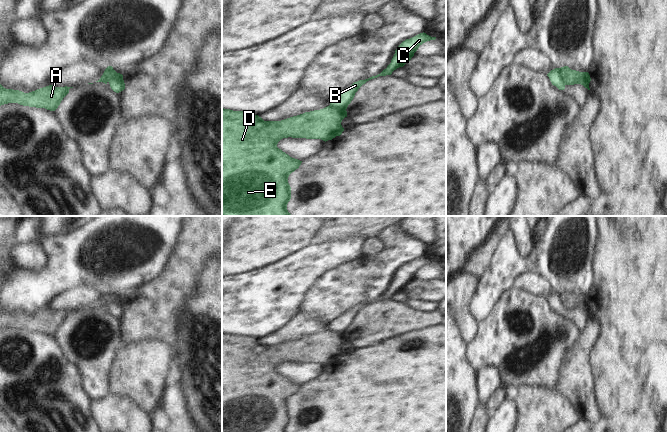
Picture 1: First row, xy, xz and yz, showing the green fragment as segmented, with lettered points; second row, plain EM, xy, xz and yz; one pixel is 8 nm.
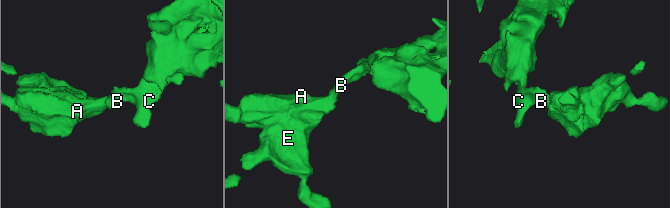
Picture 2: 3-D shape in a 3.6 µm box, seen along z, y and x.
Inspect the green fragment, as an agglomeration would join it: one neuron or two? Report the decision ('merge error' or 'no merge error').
merge error

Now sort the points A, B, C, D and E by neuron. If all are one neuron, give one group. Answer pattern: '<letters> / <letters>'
A D E / B C

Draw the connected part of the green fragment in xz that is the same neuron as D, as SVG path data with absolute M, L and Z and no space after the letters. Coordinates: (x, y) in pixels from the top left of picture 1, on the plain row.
M331 329L293 340L281 345L264 345L258 339L222 332L222 432L287 432L291 423L289 399L299 392L302 385L290 381L277 371L283 362L306 362L332 364L344 355L342 344L347 341L346 333Z

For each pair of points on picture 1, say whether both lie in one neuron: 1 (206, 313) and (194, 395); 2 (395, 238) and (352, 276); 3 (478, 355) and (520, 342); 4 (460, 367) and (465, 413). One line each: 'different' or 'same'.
1: same
2: same
3: same
4: same

